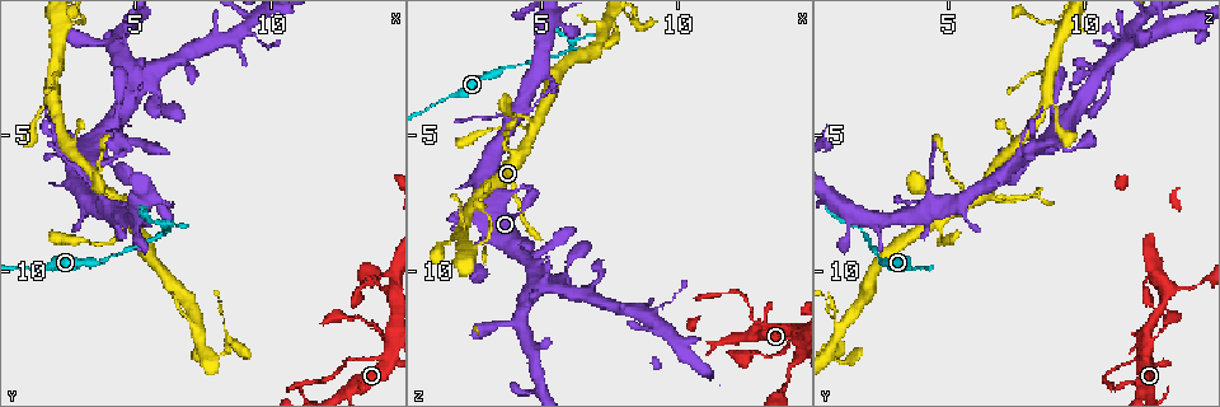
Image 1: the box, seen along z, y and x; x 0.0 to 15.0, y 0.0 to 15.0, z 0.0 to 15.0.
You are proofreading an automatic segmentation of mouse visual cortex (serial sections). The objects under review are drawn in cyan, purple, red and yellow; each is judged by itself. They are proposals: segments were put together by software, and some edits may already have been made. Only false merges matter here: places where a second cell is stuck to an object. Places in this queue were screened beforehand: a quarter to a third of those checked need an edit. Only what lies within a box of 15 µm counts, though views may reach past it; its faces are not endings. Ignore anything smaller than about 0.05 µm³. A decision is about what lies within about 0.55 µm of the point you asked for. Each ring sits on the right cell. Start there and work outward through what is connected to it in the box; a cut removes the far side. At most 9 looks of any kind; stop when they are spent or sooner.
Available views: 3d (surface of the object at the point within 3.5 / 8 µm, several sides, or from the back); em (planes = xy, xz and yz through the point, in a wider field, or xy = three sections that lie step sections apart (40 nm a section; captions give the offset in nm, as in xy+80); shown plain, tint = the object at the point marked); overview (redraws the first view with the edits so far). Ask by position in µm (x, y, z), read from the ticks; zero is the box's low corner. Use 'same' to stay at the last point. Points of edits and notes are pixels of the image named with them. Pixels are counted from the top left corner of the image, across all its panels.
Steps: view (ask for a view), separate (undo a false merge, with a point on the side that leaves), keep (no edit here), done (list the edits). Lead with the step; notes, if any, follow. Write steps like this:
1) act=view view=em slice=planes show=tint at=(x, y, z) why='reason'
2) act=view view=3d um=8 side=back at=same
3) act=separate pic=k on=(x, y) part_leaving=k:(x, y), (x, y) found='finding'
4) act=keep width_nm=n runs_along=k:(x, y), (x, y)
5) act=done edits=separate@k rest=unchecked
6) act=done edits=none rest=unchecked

act=view view=3d um=8 at=(4.3, 9.5, 2.4) why='a narrow waist'

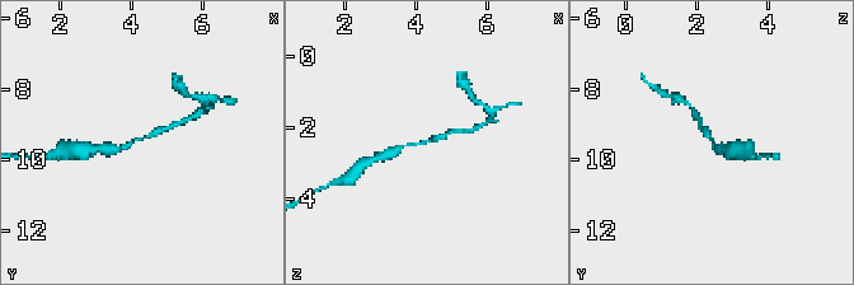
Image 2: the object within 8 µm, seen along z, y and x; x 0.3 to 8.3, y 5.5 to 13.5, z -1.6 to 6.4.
act=view view=em slice=xy step=3 show=tint at=(4.2, 9.5, 2.5) arm_widths_nm=150,250

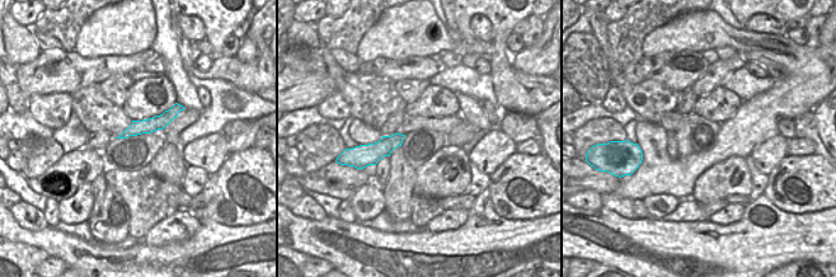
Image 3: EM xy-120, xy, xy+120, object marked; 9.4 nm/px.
act=keep runs_along=3:(177, 107), (160, 122), (126, 134) found='continuous, no second cell'

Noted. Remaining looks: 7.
act=view view=3d um=3.5 at=(6.0, 8.3, 1.6) why='abrupt turn'

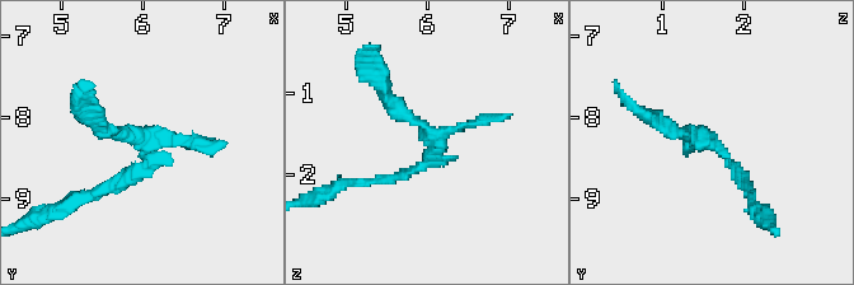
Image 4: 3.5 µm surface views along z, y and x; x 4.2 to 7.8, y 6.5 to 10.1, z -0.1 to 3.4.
act=view view=em slice=xy step=2 show=tint at=(6.10, 8.35, 1.65) why='now the EM'

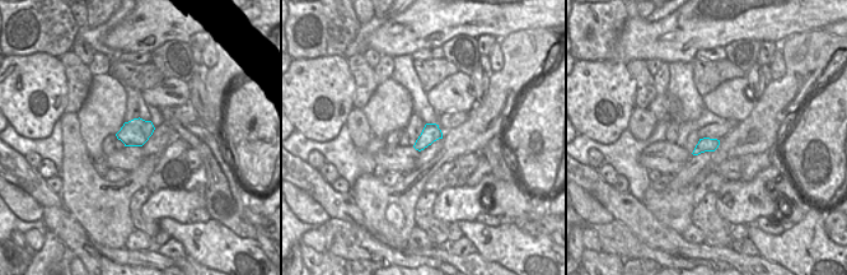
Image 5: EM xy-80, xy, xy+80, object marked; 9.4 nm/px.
act=separate pic=4 on=(179, 140) found='a second cell is stuck on'

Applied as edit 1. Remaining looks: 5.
act=view view=overview why='redraw'

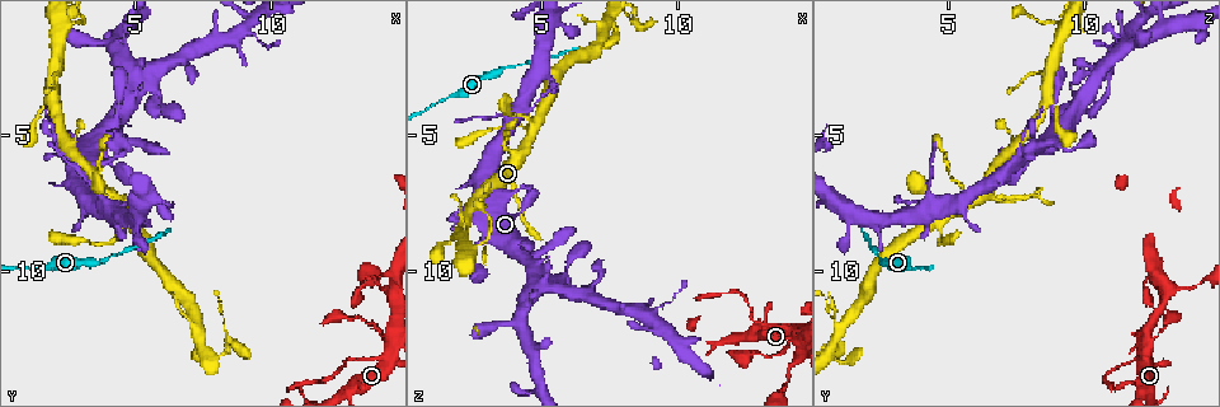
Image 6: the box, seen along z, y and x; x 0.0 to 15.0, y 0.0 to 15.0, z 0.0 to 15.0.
act=view view=3d um=3.5 at=(12.8, 13.1, 11.8) why='abrupt turn'

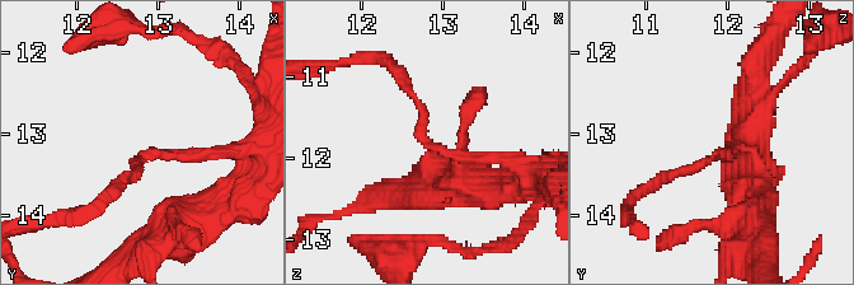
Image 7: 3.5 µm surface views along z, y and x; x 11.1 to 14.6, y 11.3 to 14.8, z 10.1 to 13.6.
act=view view=em slice=xy step=2 show=tint at=(12.85, 13.25, 11.85)

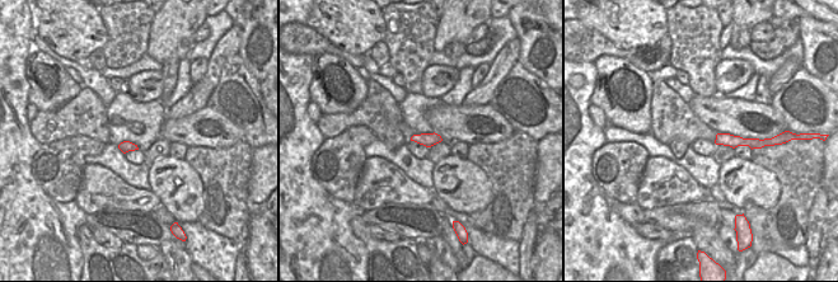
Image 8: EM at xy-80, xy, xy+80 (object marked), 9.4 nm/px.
act=separate pic=7 on=(422, 135) arm_widths_nm=150,150 part_leaving=7:(458, 157), (426, 144), (422, 108), (403, 85) found='a second cell is stuck on'

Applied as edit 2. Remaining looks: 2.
act=view view=3d um=3.5 at=(1.9, 3.7, 8.7) why='sharp bend'

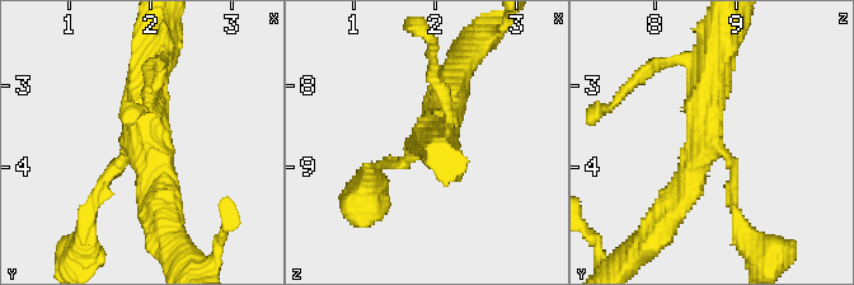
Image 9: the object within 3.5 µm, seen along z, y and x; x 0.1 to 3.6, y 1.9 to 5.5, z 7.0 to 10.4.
act=view view=em slice=planes show=tint at=(1.95, 3.75, 8.65) why='now the EM'

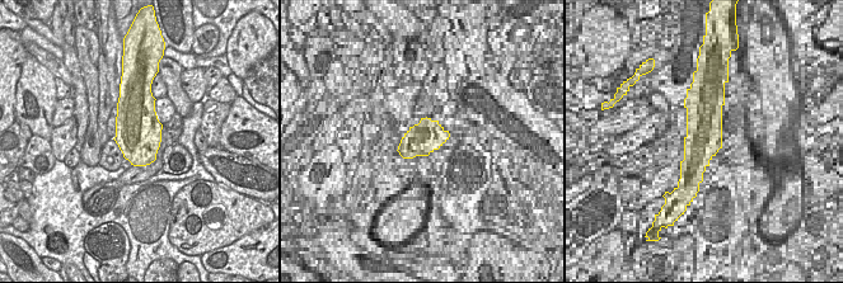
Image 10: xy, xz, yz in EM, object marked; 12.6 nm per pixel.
act=keep arms=3 arm_widths_nm=150,400,400 runs_along=9:(666, 214), (704, 144), (714, 57) found='one cell here'

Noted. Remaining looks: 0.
act=done edits=separate@4,separate@7 rest=unchecked

